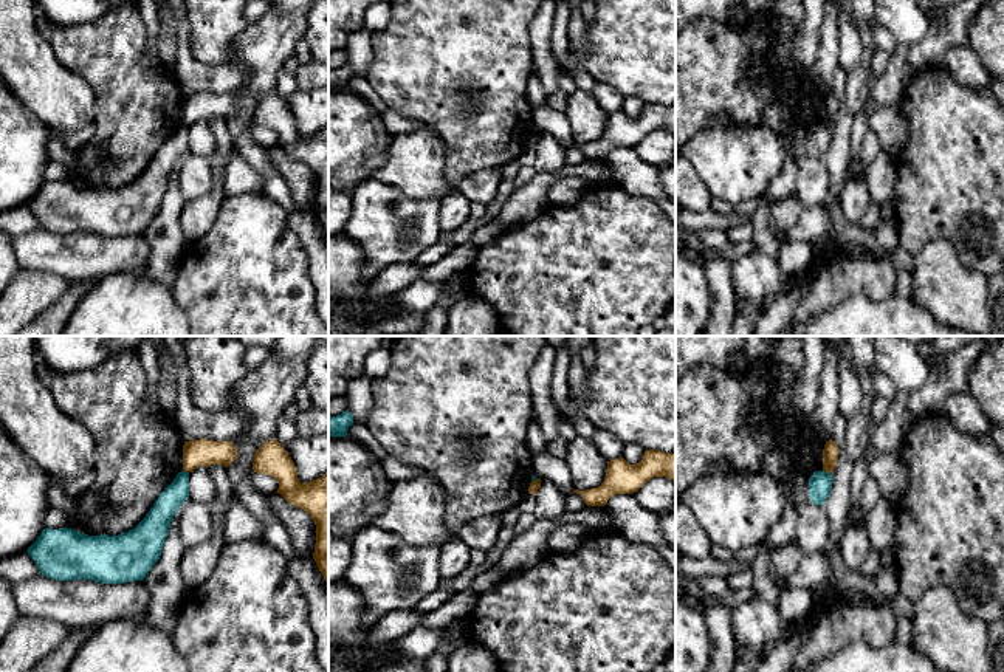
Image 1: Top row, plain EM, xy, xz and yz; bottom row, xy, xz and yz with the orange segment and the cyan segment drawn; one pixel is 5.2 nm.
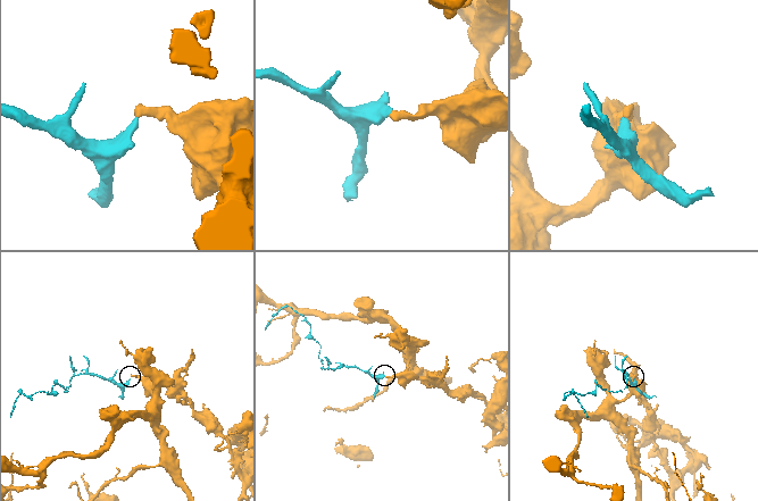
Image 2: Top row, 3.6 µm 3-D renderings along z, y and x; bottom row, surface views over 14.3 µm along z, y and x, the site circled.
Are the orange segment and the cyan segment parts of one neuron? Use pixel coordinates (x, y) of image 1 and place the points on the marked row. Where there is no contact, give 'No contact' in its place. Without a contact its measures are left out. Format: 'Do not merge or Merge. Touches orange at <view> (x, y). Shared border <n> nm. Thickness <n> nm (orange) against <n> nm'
Do not merge. Touches orange at yz (828, 471). Shared border 50 nm. Thickness 80 nm (orange) against 130 nm

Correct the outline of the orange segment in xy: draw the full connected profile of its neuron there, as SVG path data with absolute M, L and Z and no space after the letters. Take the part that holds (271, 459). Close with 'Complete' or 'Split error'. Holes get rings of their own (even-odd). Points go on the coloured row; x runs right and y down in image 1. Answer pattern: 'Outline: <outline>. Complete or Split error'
Outline: M276 438L256 451L253 471L274 477L279 483L276 492L310 514L316 525L313 559L328 584L328 472L310 483L301 483L291 457Z. Complete

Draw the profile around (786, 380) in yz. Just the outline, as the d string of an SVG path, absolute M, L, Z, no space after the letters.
M776 364L773 378L776 382L775 410L778 413L779 429L784 434L784 449L790 452L792 441L786 435L787 423L782 420L782 412L793 403L798 376L792 367Z

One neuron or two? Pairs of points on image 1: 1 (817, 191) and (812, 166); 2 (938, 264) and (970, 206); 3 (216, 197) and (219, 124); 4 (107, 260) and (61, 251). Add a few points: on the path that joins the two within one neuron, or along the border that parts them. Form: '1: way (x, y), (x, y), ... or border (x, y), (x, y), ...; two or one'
1: way (812, 185), (812, 172); one
2: border (914, 254), (945, 239), (972, 270); two
3: way (217, 178), (220, 143); one
4: way (96, 257), (72, 256); one

